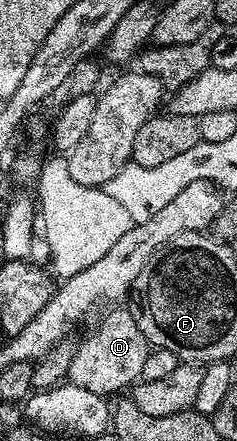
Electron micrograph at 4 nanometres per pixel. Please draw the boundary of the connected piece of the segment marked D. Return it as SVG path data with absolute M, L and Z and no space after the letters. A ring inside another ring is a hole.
M117 306L107 313L109 314L92 332L91 337L78 343L69 370L69 380L75 386L106 398L125 387L128 389L140 379L142 365L151 349L150 342L137 327L130 309Z

